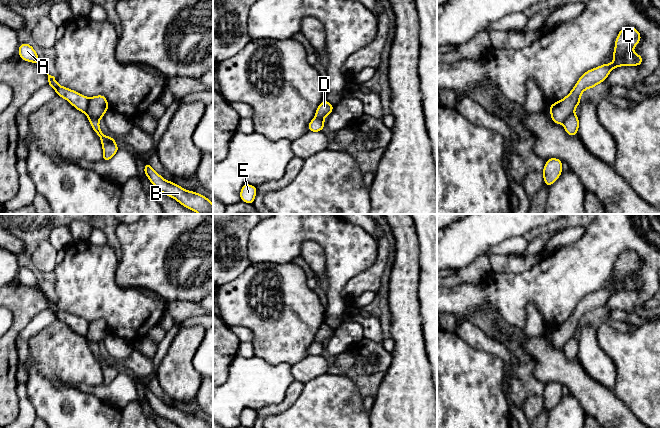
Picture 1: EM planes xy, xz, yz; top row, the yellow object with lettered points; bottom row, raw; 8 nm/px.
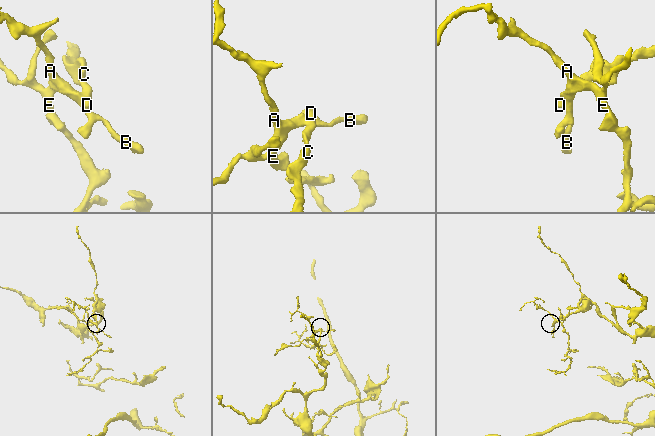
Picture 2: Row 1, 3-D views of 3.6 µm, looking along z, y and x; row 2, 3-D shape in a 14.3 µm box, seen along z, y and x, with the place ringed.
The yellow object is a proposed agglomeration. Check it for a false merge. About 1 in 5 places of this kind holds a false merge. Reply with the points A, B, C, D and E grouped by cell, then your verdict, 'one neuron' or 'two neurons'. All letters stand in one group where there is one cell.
A B E / C D; two neurons

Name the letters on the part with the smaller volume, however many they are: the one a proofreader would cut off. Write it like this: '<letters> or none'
A, B, E

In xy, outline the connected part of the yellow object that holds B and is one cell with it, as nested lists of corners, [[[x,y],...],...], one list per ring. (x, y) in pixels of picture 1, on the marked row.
[[[148,162],[145,163],[144,174],[158,191],[174,198],[182,206],[198,214],[213,214],[213,204],[211,200],[200,193],[187,191],[171,181],[165,180]]]

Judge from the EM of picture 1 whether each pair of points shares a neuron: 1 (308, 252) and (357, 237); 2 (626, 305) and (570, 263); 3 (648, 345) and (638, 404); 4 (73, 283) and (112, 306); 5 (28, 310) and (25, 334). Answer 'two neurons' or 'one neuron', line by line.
1: two neurons
2: one neuron
3: one neuron
4: one neuron
5: two neurons

